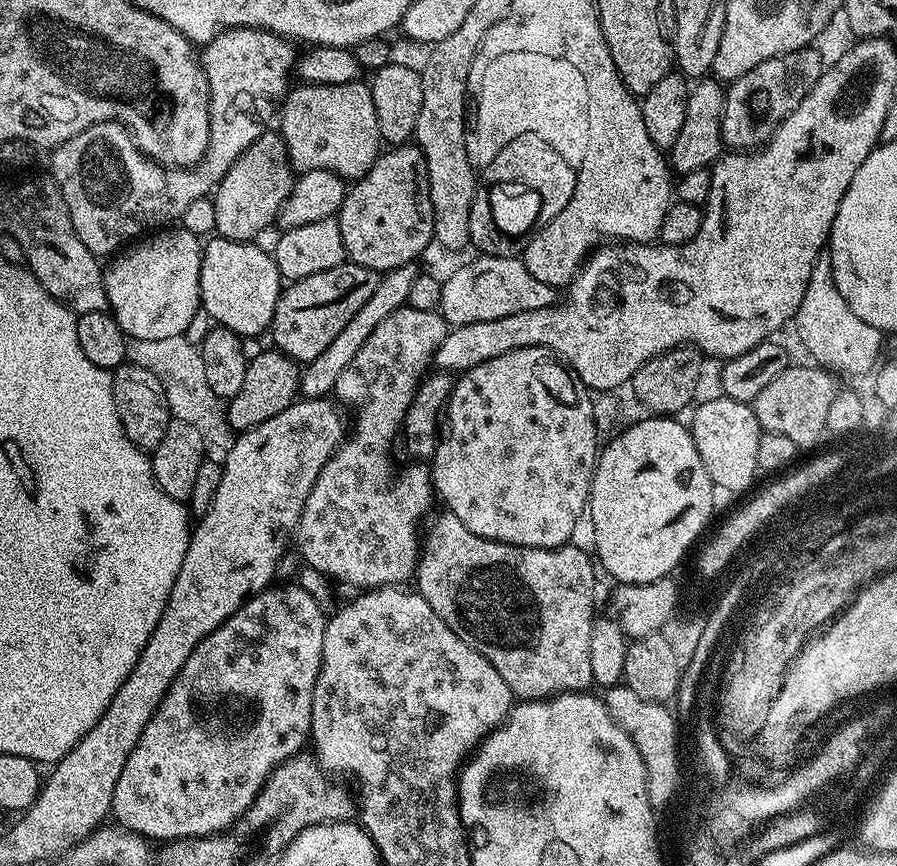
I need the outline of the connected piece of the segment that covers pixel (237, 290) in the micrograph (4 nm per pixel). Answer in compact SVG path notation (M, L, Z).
M212 238L202 248L204 257L200 267L200 302L203 311L208 311L219 327L234 330L242 338L263 337L271 329L274 310L278 306L282 291L282 277L275 260L272 259L271 251L263 252L258 245L256 242Z

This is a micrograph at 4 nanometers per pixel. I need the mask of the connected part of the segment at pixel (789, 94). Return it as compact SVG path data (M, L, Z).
M815 47L799 48L790 54L782 54L778 58L770 58L762 62L762 66L754 66L742 78L731 81L727 85L724 98L724 113L722 114L722 138L725 145L732 150L756 150L772 137L776 127L786 119L791 112L810 94L810 90L818 82L820 73L825 71L826 64L820 61Z

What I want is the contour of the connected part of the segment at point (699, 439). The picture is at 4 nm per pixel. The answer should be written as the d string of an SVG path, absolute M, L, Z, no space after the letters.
M717 395L717 400L708 400L705 404L695 405L690 431L698 446L702 466L710 474L713 484L726 486L735 494L742 494L758 479L758 438L761 426L751 404L734 402L729 396Z

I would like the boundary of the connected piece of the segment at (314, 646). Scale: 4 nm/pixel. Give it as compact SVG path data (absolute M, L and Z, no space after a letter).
M291 584L291 586L286 587L277 586L278 585L270 586L261 591L258 595L252 596L251 599L247 600L238 611L232 614L230 618L223 623L222 626L214 629L210 635L207 635L206 638L195 647L194 651L191 652L190 657L186 662L183 663L178 675L175 676L174 682L171 683L166 695L164 695L163 701L159 704L158 710L154 714L154 718L147 723L146 730L140 735L138 742L135 744L135 748L130 752L130 756L128 756L126 764L124 764L122 768L122 773L118 778L118 782L116 786L114 786L114 796L111 798L111 815L114 820L116 818L115 823L119 827L129 829L131 832L138 833L140 836L154 842L155 840L160 840L159 842L167 842L169 840L188 839L194 836L210 836L215 835L218 832L227 831L228 828L235 824L237 818L239 818L254 802L254 798L260 792L261 786L267 782L270 773L272 773L283 760L288 759L289 756L297 755L297 753L303 749L300 748L303 744L305 747L305 745L309 743L309 734L311 733L309 722L313 706L314 683L317 682L318 670L321 669L322 640L325 637L325 626L327 624L326 612L325 609L314 600L313 596L306 592L306 590L302 589L300 585Z

